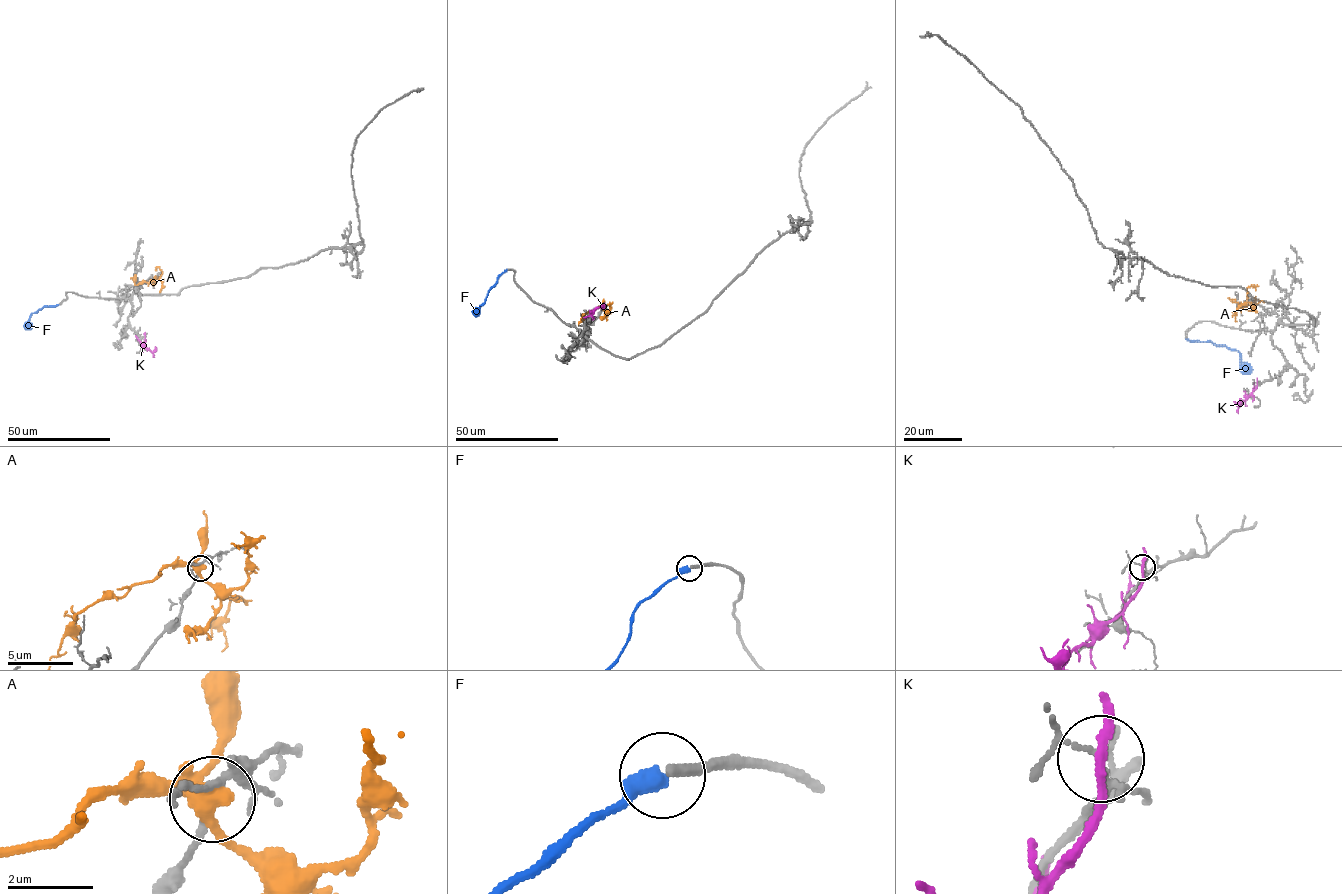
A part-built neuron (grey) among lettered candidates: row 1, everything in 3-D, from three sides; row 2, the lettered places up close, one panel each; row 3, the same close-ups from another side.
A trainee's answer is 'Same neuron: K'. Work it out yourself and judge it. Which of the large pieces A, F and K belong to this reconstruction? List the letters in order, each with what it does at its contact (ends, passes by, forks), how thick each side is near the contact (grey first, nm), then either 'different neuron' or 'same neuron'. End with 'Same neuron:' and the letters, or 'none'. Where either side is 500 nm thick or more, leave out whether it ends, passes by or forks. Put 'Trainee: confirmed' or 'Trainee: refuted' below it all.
A: it forks there; 160 nm thick on the grey side, 380 nm on the other; different neuron
F: it ends there; 280 nm thick on the grey side, 400 nm on the other; different neuron
K: it passes by; 80 nm thick on the grey side, 220 nm on the other; different neuron
Same neuron: none
Trainee: refuted

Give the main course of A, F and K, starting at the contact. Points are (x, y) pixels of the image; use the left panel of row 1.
A: (154, 280), (142, 280), (135, 284), (130, 279)
F: (58, 304), (44, 306), (33, 312), (27, 328)
K: (145, 336), (143, 346), (152, 352), (155, 347)

